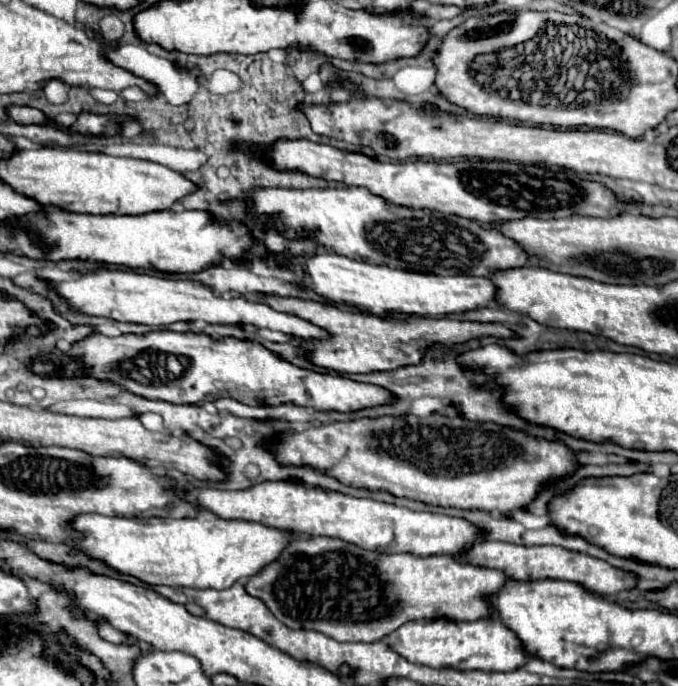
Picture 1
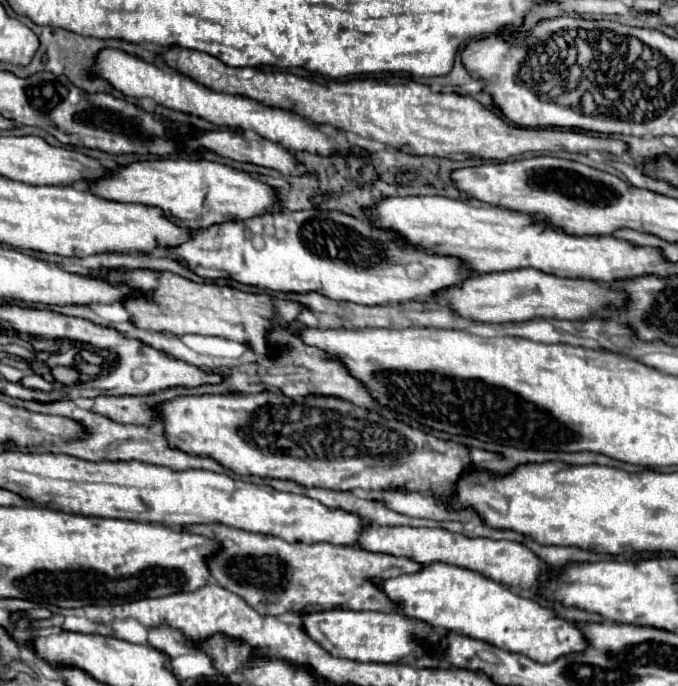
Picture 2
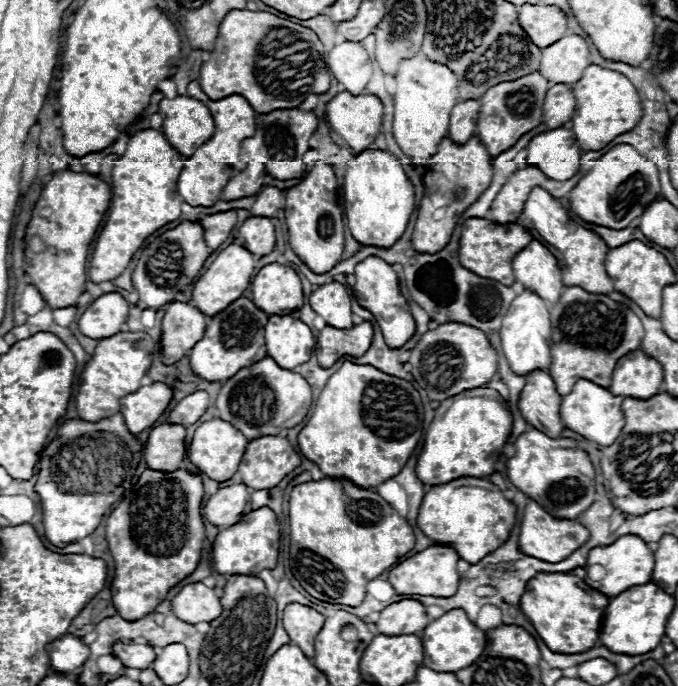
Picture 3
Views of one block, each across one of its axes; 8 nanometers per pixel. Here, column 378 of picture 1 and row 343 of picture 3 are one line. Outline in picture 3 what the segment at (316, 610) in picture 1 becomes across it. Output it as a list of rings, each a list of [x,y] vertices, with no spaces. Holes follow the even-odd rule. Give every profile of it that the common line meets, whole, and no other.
[[[578,286],[568,288],[560,300],[550,308],[550,320],[552,320],[552,364],[548,368],[548,374],[556,382],[558,394],[568,394],[578,378],[590,378],[592,382],[598,382],[598,386],[608,386],[614,366],[622,354],[628,354],[630,350],[636,350],[642,342],[642,322],[638,316],[624,304],[614,302],[606,294],[590,294]]]

